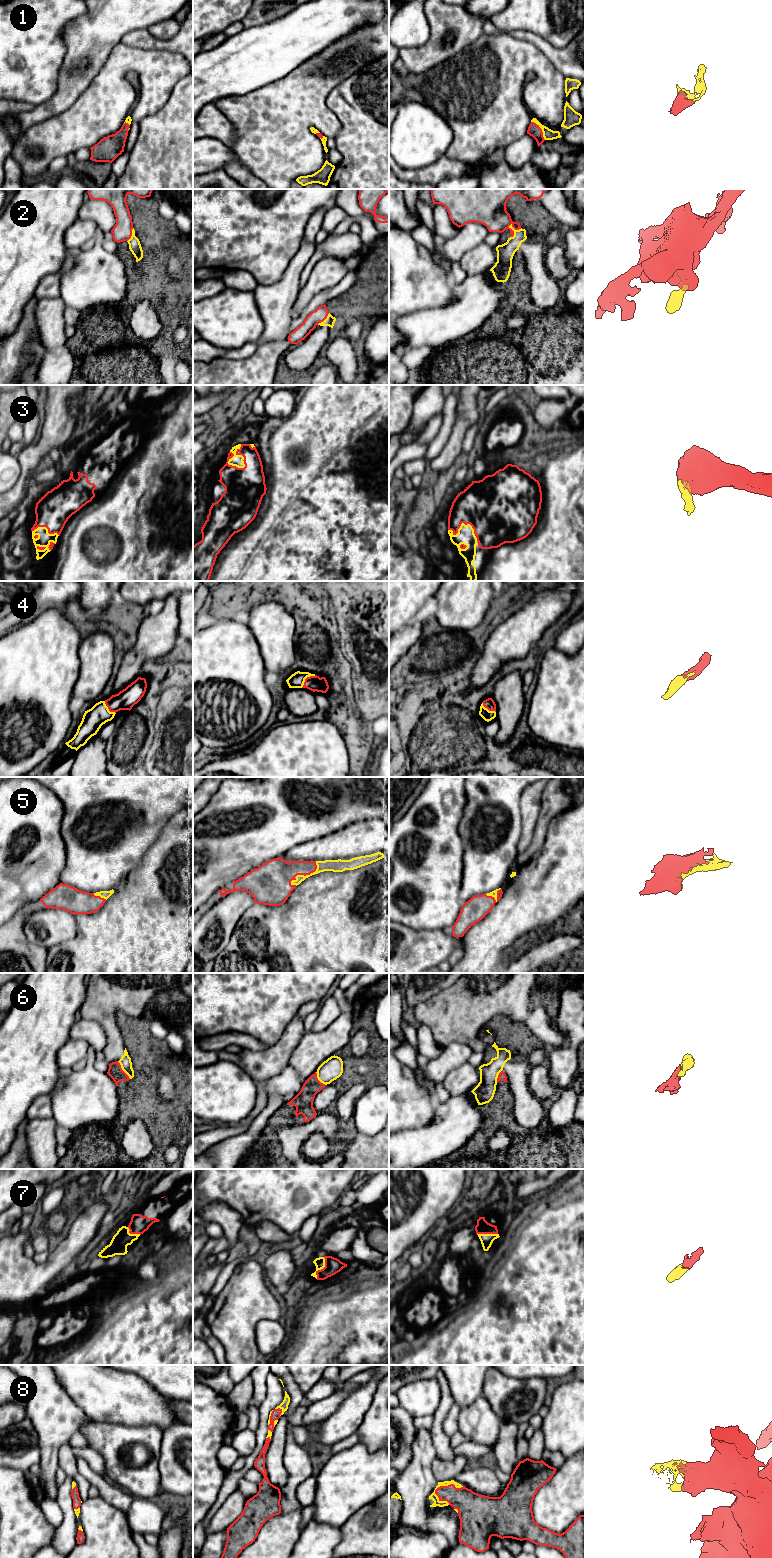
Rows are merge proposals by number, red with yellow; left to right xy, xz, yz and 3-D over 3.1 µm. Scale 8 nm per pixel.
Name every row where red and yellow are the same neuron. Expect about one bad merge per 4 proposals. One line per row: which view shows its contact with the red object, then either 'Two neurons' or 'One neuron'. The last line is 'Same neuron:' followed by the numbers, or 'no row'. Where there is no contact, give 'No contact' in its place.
1: Touches red in yz. One neuron
2: Touches red in yz. One neuron
3: Touches red in xz. One neuron
4: Touches red in xz. One neuron
5: Touches red in xz. One neuron
6: Touches red in xy. Two neurons
7: Touches red in xz. One neuron
8: Touches red in yz. One neuron
Same neuron: 1, 2, 3, 4, 5, 7, 8

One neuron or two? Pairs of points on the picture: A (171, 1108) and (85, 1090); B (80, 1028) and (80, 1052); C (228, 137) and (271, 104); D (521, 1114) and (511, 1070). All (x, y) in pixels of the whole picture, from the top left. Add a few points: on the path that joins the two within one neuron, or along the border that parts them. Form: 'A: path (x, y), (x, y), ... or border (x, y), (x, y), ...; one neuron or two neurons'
A: border (109, 1075), (116, 1086), (118, 1118); two neurons
B: border (70, 1038), (83, 1039), (88, 1044), (91, 1053); two neurons
C: border (221, 112), (234, 129), (235, 140), (232, 147); two neurons
D: path (521, 1103), (521, 1090), (517, 1081); one neuron

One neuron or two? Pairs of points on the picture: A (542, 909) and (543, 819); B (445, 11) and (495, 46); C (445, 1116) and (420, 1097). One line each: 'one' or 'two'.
A: two
B: two
C: two

